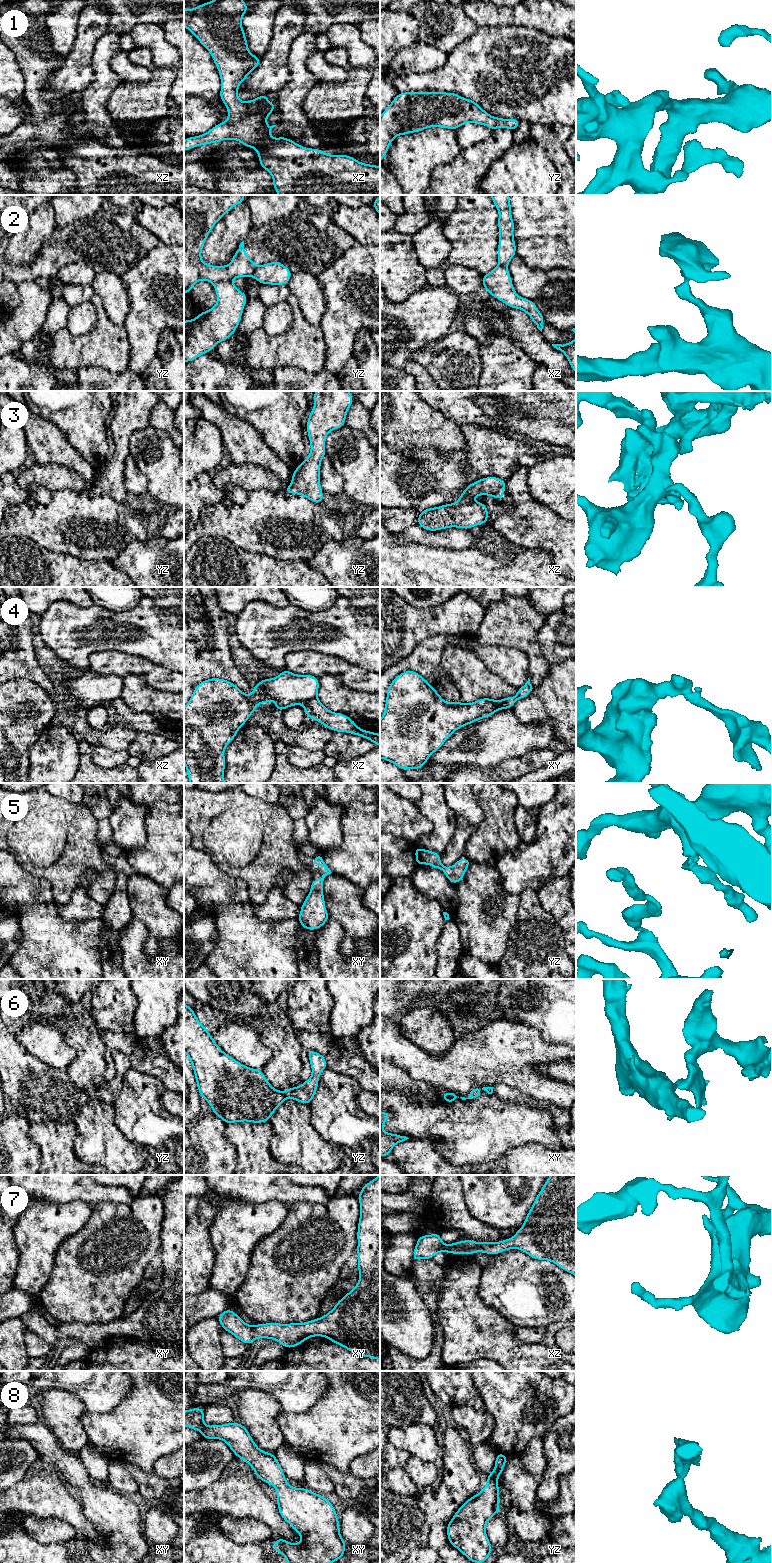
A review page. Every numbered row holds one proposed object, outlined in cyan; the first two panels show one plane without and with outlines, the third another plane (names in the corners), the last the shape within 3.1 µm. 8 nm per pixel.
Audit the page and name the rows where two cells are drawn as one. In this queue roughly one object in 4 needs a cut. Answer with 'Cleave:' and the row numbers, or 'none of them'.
Cleave: 2, 4, 6

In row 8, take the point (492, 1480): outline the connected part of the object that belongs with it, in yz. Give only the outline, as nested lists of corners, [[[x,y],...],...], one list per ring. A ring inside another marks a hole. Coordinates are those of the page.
[[[497,1453],[495,1469],[487,1477],[487,1484],[478,1494],[470,1497],[454,1514],[447,1524],[447,1537],[449,1543],[457,1548],[472,1563],[485,1563],[492,1552],[492,1545],[485,1531],[486,1523],[500,1511],[498,1477],[503,1473],[505,1463],[509,1456]]]

